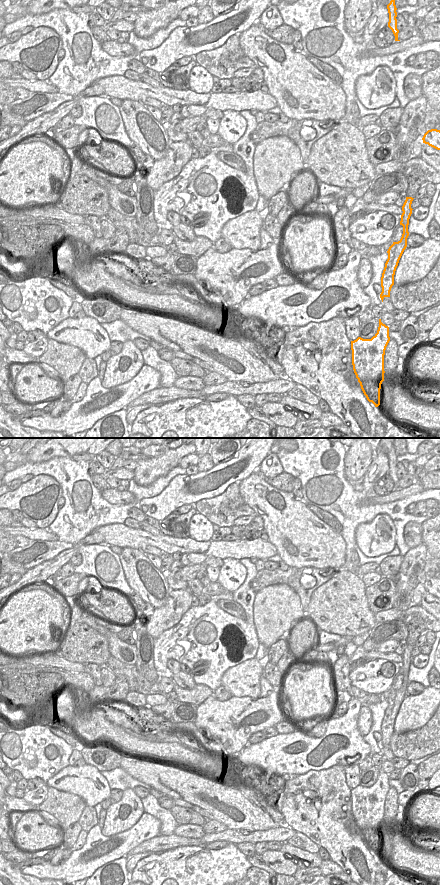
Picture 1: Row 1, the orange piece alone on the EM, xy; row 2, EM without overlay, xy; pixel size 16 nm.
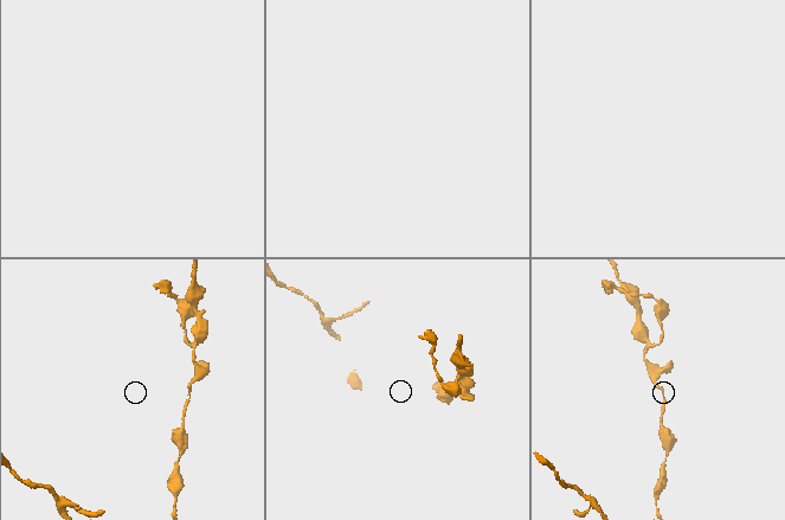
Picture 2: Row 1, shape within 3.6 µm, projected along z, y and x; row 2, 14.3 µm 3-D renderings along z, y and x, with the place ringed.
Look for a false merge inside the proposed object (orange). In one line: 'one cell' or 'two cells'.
one cell

